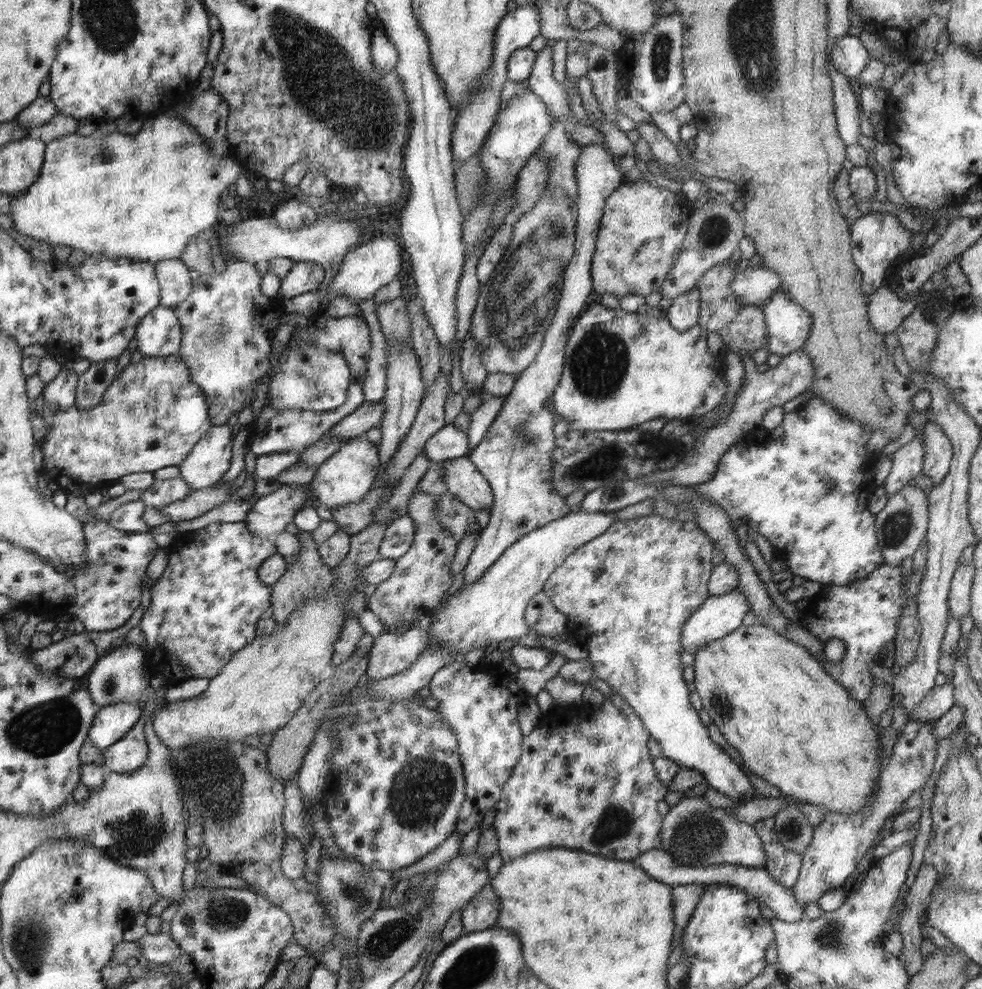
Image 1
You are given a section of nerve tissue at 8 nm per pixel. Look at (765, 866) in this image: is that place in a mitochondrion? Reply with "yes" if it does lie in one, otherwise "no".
no

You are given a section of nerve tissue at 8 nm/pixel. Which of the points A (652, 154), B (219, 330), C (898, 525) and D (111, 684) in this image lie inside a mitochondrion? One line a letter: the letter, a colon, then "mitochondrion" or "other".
A: other
B: mitochondrion
C: mitochondrion
D: mitochondrion

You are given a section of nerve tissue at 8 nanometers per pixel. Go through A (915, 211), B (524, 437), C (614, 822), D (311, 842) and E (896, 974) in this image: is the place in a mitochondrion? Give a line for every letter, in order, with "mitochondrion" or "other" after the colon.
A: other
B: mitochondrion
C: mitochondrion
D: other
E: other

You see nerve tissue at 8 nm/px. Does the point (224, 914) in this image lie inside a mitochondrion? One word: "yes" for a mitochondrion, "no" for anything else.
yes

